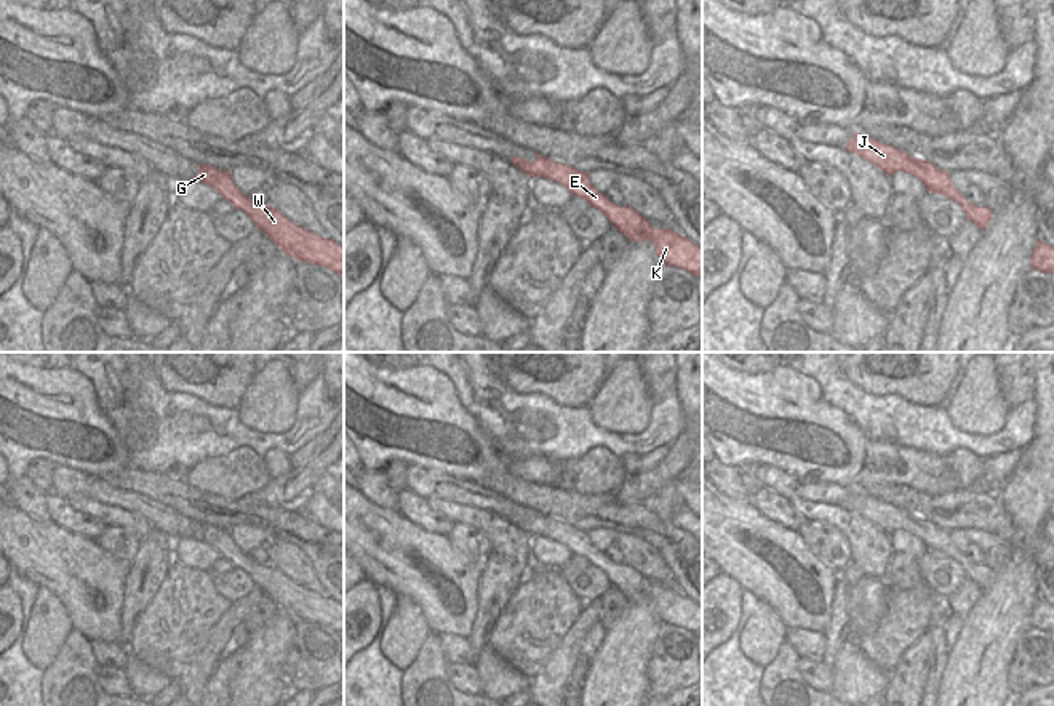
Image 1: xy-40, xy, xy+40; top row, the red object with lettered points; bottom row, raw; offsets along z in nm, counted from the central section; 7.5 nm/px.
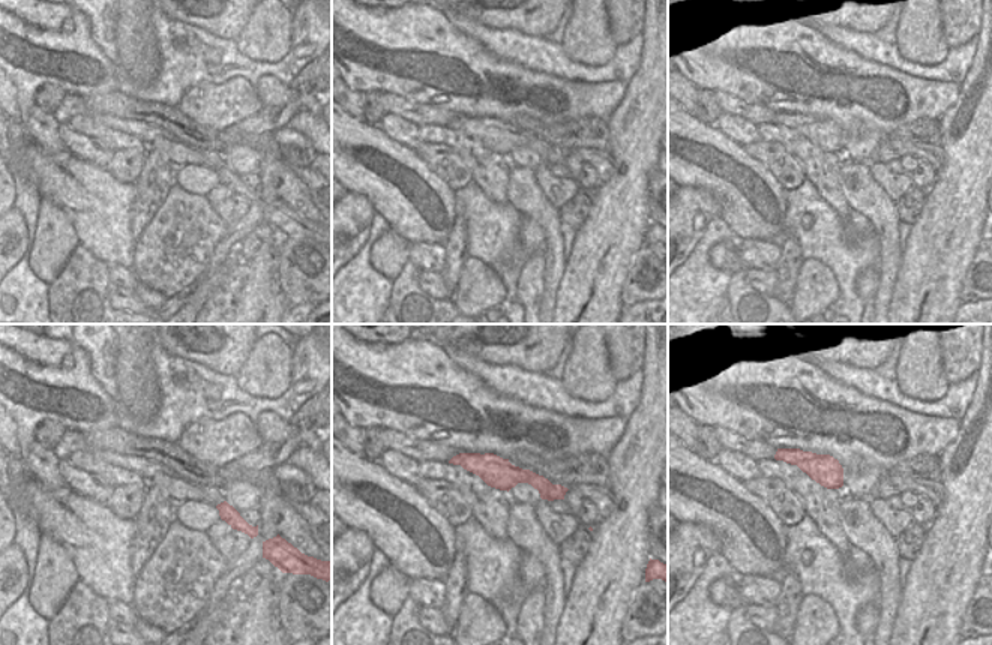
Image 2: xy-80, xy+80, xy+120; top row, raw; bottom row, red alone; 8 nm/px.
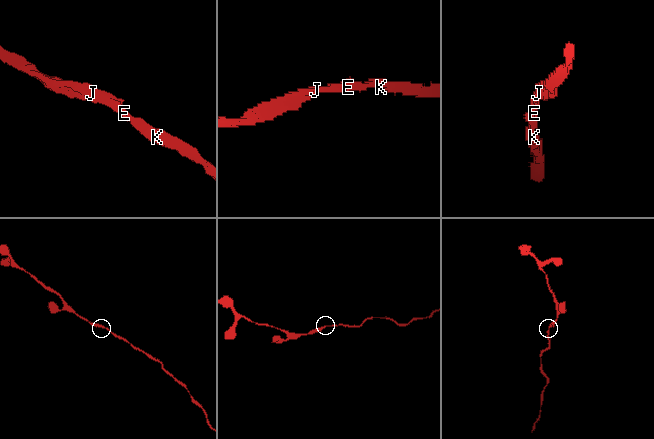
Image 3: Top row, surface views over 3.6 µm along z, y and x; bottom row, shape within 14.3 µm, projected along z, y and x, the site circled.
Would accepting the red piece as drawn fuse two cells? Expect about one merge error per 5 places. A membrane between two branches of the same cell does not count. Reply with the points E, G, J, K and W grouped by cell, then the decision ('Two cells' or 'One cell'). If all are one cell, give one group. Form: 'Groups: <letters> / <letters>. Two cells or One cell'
Groups: E G J K W. One cell

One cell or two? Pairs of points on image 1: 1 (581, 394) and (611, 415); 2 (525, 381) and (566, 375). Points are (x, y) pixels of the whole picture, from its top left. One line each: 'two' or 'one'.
1: two
2: one

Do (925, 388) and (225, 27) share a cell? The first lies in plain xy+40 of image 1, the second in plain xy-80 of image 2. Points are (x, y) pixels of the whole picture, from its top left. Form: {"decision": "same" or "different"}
{"decision": "same"}

